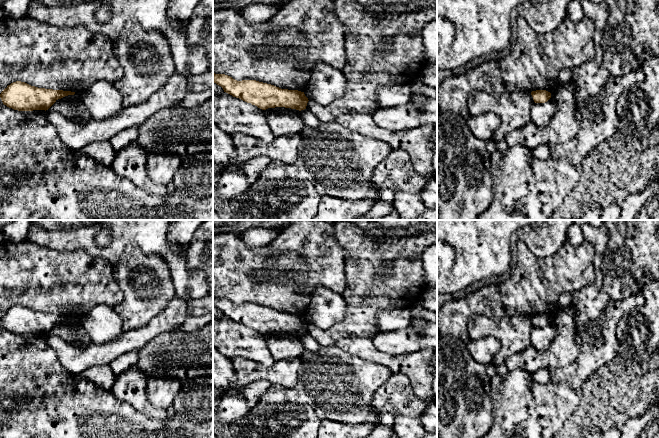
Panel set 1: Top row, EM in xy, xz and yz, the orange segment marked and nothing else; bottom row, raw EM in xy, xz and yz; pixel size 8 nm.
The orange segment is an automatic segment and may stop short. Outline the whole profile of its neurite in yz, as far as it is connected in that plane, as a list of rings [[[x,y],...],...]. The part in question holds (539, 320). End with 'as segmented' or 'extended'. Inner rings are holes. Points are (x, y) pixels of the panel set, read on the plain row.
[[[546,314],[532,315],[531,319],[535,327],[545,327],[551,322],[551,317]]]; as segmented

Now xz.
[[[213,297],[213,306],[221,310],[224,316],[262,334],[285,331],[301,335],[306,333],[309,325],[304,316],[281,313],[256,304],[237,305],[225,298]]]; as segmented

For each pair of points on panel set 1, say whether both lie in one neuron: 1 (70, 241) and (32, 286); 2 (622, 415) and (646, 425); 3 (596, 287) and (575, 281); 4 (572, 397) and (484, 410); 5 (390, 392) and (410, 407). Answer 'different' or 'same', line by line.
1: different
2: different
3: different
4: different
5: same

